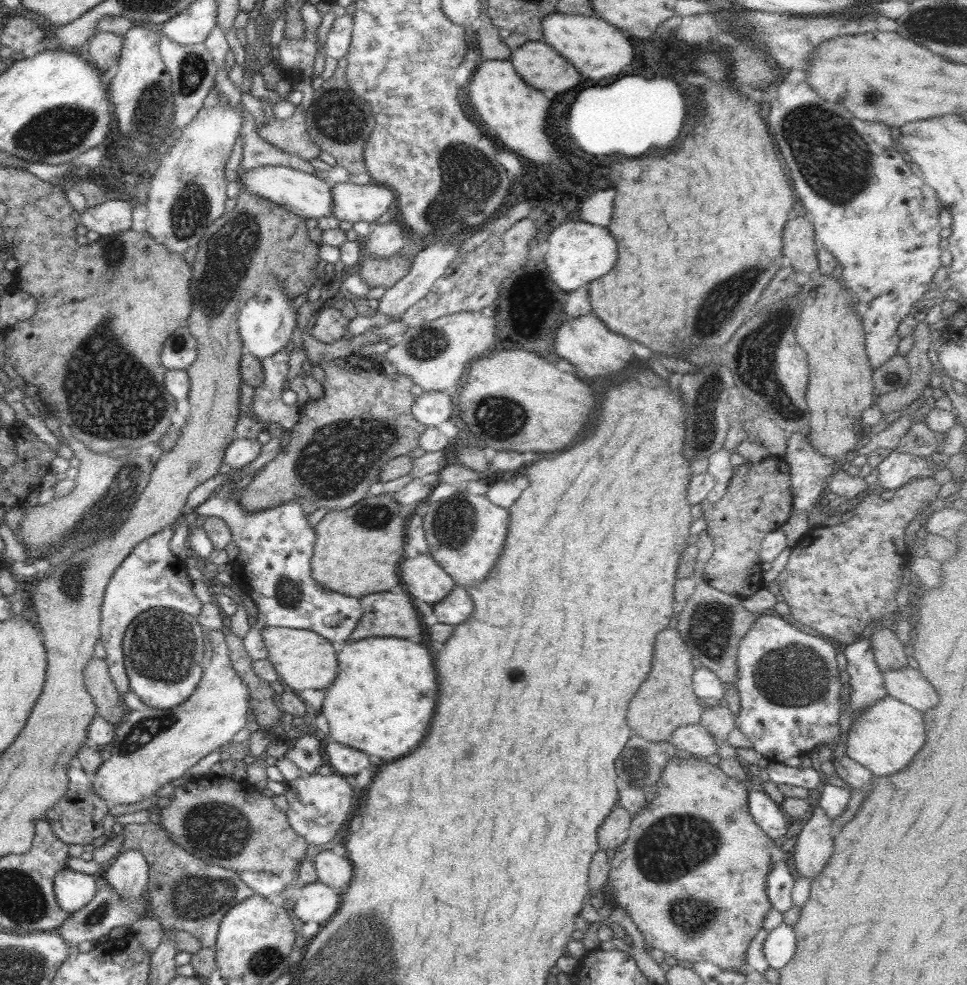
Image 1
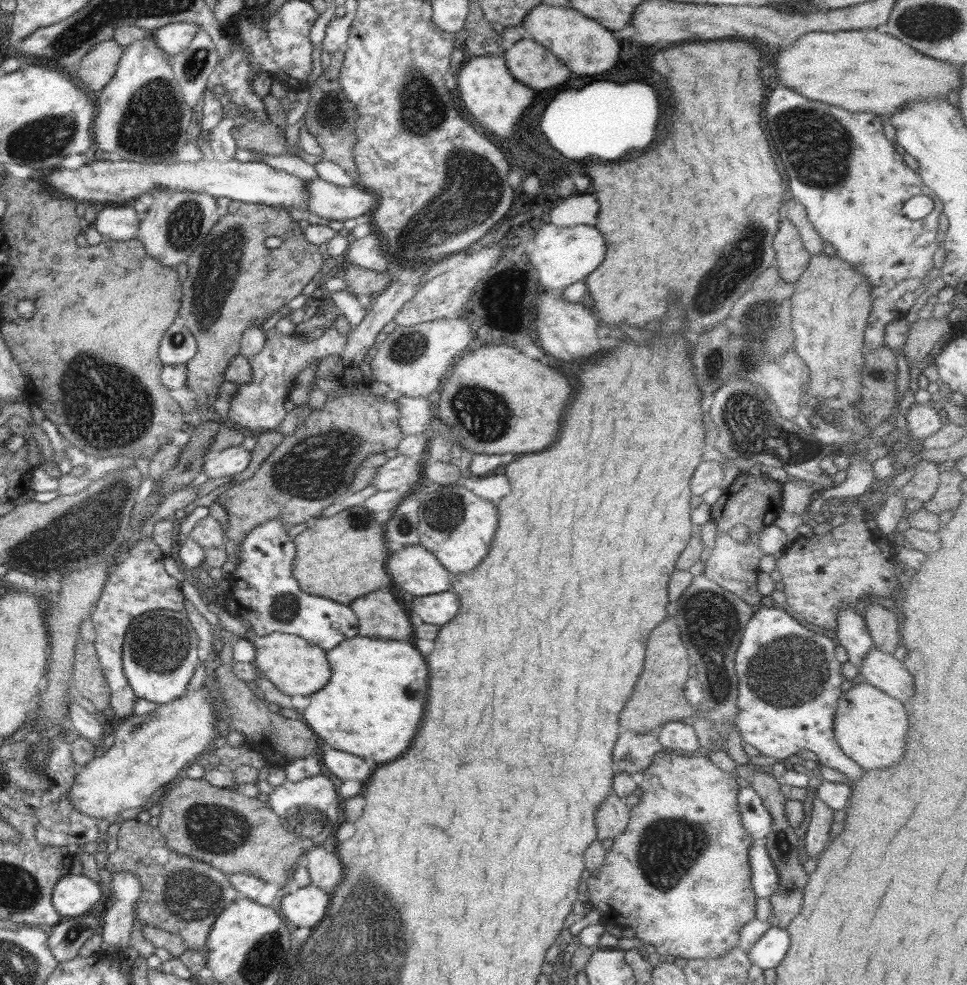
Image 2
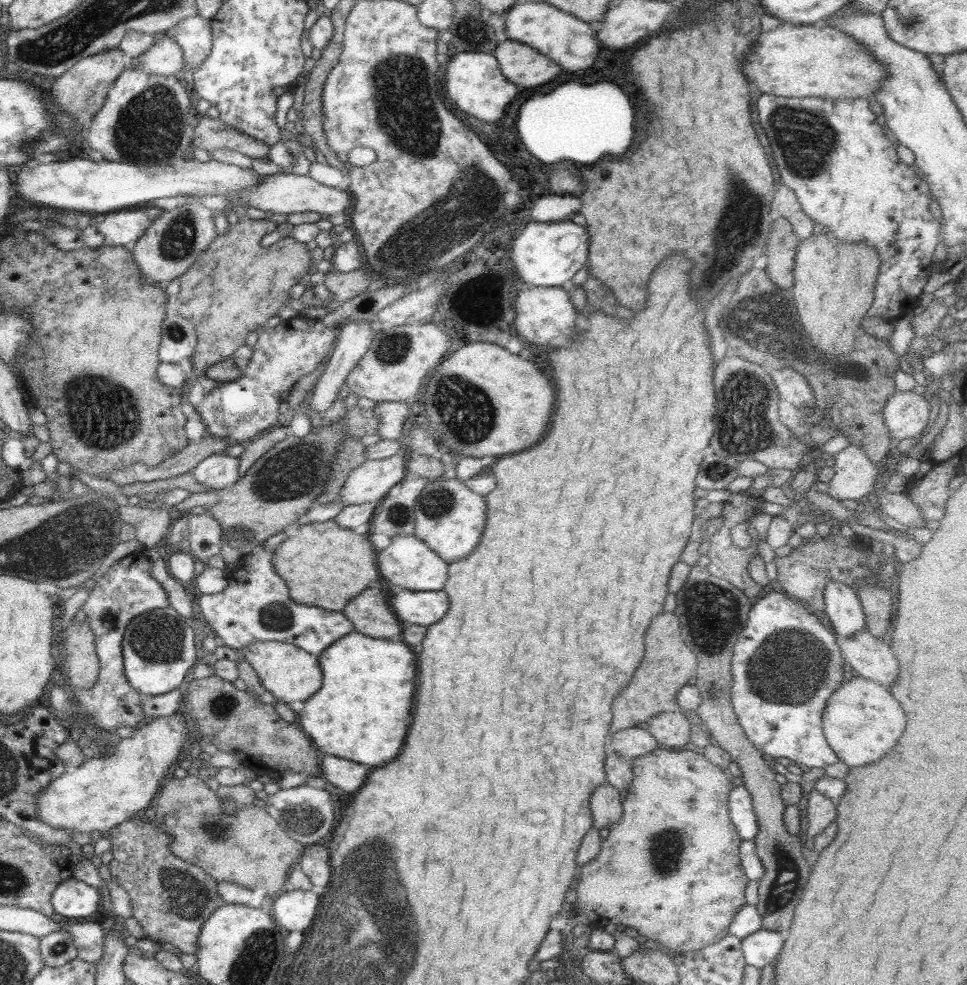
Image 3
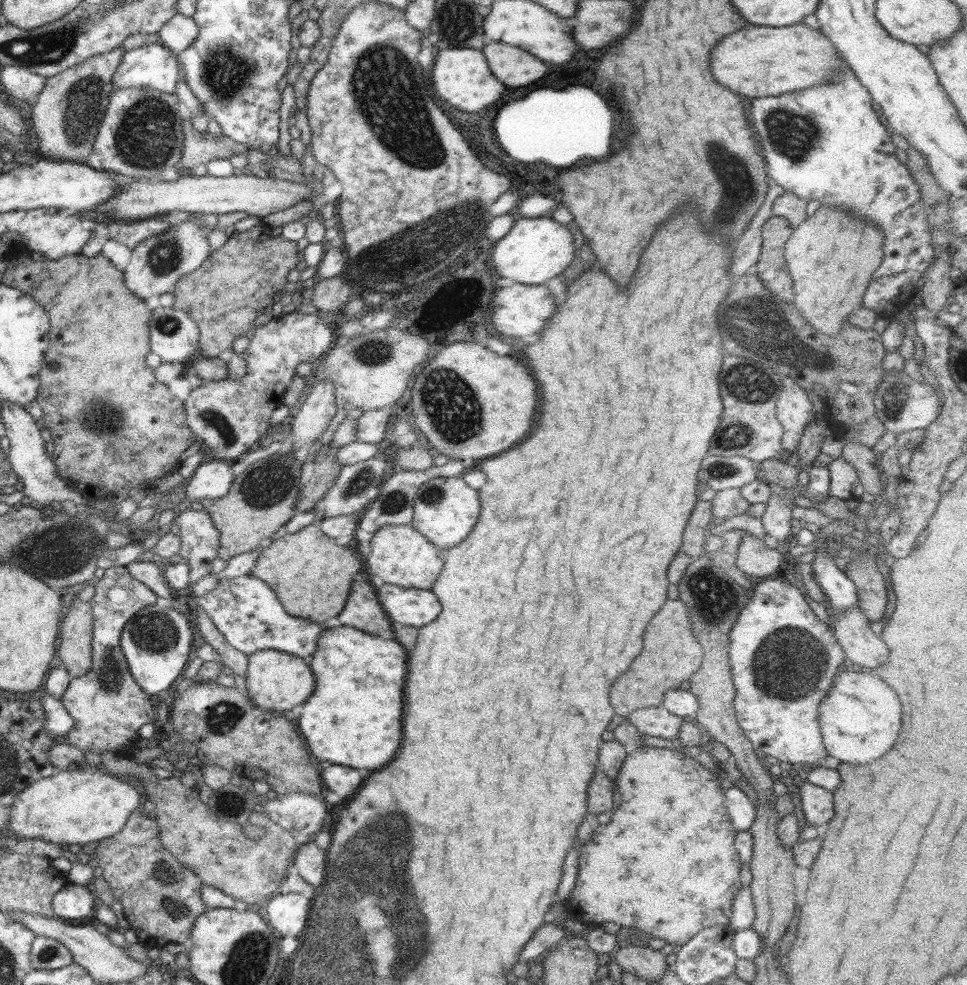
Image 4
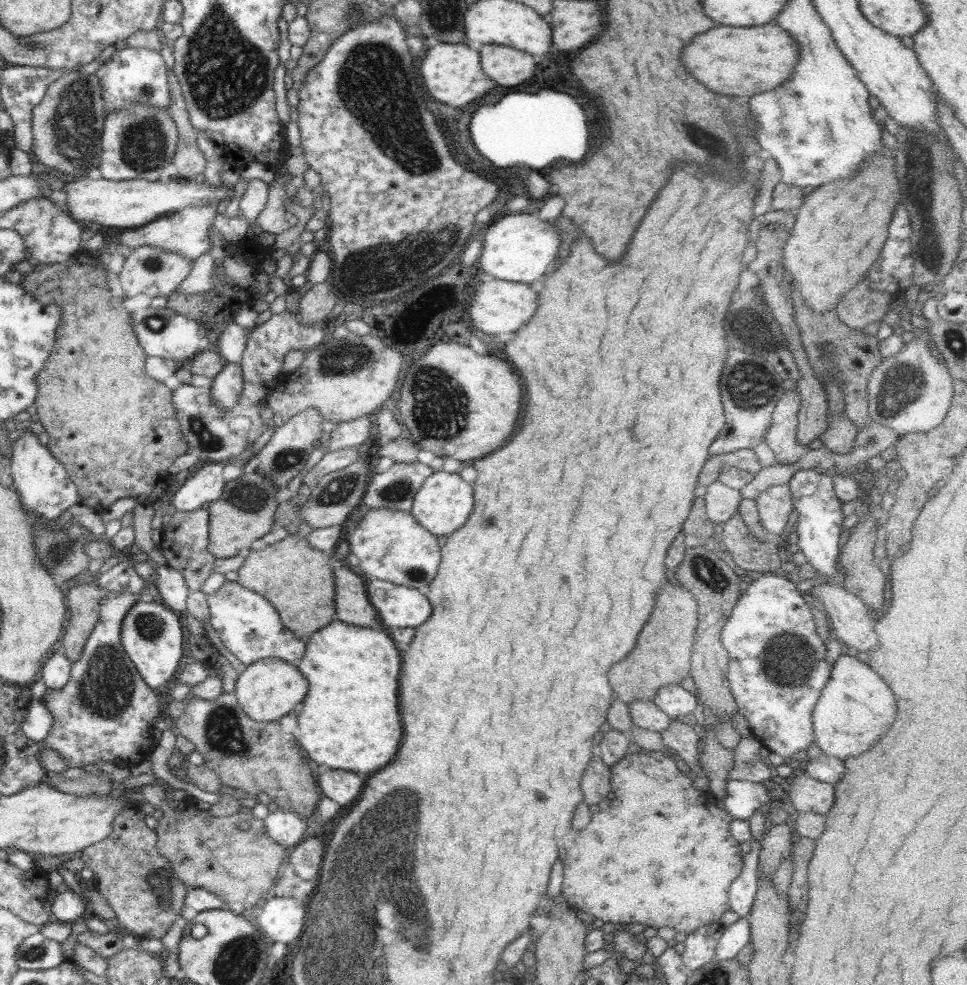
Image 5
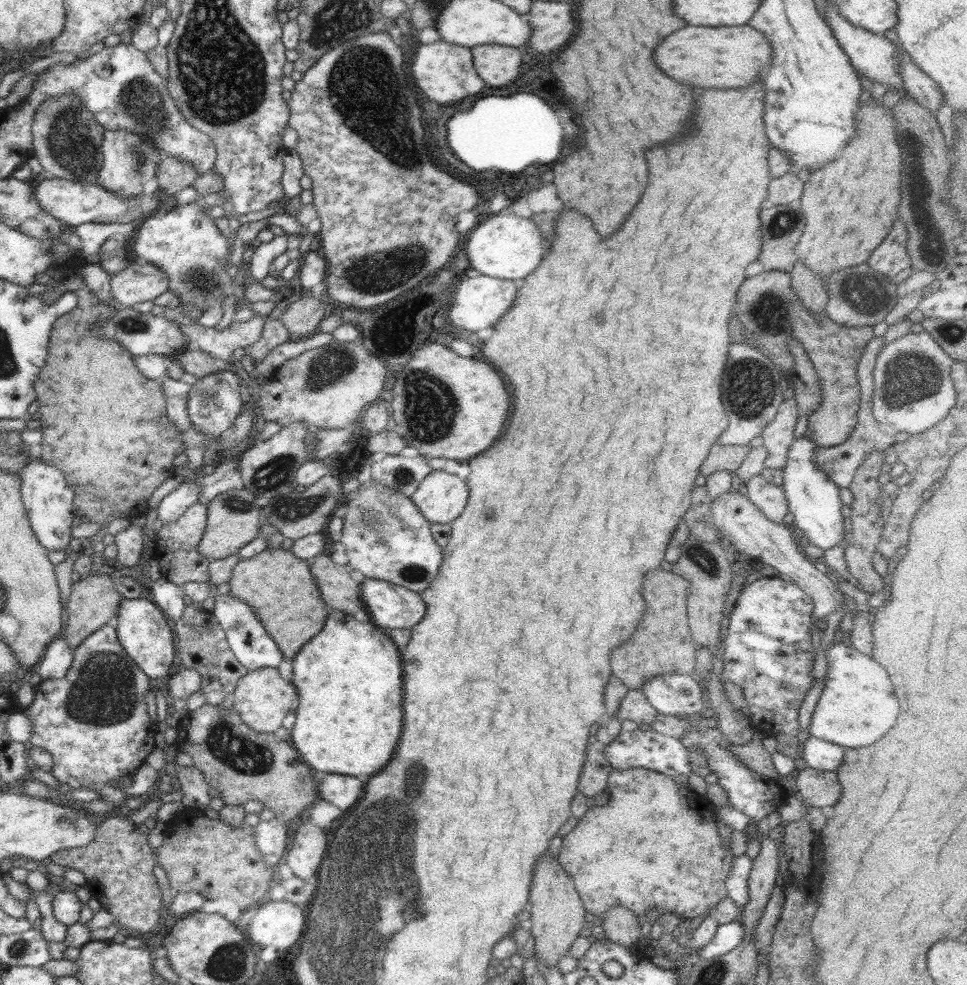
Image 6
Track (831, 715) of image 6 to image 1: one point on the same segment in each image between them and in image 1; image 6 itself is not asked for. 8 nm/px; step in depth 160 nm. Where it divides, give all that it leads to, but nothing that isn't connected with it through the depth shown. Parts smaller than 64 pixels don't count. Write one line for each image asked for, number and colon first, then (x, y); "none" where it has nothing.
1: (885, 737)
2: (870, 726)
3: (861, 722)
4: (859, 718)
5: (857, 707)

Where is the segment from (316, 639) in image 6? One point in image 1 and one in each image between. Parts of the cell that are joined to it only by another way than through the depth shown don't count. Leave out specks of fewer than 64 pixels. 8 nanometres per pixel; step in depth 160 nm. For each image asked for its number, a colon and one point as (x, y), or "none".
1: (380, 701)
2: (369, 708)
3: (361, 712)
4: (358, 676)
5: (350, 720)

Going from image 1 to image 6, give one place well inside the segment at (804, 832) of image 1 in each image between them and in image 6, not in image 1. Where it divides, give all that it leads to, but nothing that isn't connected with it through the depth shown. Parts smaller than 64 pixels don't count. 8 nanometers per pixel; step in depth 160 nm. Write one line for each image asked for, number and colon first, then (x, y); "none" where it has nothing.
2: (818, 833)
3: (821, 810)
4: (817, 802)
5: (807, 794)
6: (818, 788)

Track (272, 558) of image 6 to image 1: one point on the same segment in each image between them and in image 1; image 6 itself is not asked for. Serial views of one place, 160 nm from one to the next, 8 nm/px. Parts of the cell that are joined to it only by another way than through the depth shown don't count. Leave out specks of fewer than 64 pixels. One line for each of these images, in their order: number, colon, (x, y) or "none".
1: (357, 550)
2: (342, 557)
3: (322, 564)
4: (311, 575)
5: (298, 580)

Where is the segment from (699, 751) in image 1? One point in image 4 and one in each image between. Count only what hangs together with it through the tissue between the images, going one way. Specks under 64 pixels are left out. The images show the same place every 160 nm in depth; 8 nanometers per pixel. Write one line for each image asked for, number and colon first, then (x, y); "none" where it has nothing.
2: (679, 735)
3: (672, 730)
4: (655, 721)

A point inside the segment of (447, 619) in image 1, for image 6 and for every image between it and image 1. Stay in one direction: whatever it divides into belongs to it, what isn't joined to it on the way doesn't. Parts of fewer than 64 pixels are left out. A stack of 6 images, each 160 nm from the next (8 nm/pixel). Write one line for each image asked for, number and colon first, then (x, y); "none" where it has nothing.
2: (439, 609)
3: (424, 608)
4: (412, 607)
5: (398, 606)
6: (388, 605)

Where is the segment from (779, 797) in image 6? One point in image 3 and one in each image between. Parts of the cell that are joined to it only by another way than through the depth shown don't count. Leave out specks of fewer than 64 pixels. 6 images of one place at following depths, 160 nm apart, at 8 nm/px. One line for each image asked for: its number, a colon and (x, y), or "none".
3: (741, 811)
4: (741, 811)
5: (744, 798)

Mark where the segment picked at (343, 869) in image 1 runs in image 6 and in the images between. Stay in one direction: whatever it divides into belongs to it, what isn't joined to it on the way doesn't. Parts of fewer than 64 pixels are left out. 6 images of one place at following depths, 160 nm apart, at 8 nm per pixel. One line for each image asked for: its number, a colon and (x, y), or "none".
2: (325, 869)
3: (315, 862)
4: (310, 861)
5: (305, 857)
6: (308, 844)

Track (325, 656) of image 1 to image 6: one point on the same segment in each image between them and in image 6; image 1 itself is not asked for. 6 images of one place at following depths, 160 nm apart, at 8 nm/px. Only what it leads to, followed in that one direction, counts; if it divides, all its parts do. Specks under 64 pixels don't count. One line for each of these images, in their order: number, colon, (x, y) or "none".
2: (292, 664)
3: (288, 672)
4: (275, 680)
5: (268, 689)
6: (262, 698)

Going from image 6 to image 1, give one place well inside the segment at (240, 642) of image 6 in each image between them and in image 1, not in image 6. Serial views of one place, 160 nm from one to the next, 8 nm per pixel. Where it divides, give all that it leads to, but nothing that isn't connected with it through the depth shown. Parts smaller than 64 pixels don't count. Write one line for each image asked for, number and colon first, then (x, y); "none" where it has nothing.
1: (275, 545)
2: (263, 595)
3: (255, 606)
4: (247, 612)
5: (249, 626)

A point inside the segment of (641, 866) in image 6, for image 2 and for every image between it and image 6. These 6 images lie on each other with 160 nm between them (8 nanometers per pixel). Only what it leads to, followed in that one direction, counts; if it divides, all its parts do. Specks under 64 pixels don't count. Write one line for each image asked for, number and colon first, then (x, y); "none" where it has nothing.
2: (693, 894)
3: (682, 886)
4: (681, 872)
5: (670, 860)

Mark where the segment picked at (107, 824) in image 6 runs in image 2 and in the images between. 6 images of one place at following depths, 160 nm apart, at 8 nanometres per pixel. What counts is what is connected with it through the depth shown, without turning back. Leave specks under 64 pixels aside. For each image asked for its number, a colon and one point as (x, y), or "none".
2: (184, 896)
3: (171, 898)
4: (161, 900)
5: (139, 884)

